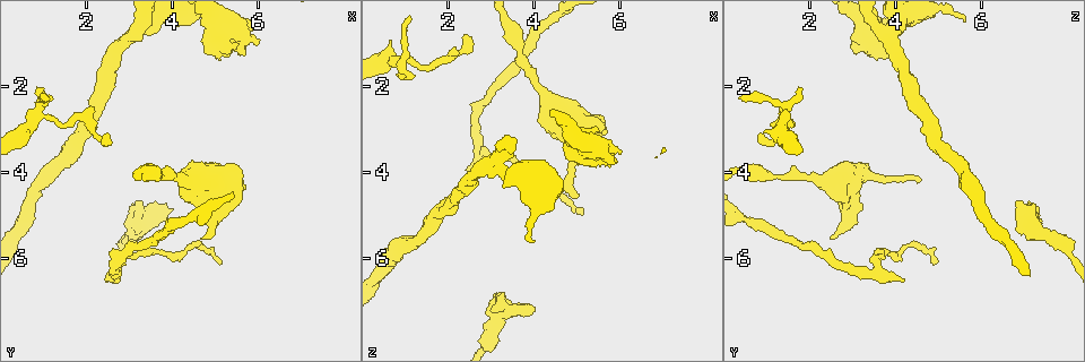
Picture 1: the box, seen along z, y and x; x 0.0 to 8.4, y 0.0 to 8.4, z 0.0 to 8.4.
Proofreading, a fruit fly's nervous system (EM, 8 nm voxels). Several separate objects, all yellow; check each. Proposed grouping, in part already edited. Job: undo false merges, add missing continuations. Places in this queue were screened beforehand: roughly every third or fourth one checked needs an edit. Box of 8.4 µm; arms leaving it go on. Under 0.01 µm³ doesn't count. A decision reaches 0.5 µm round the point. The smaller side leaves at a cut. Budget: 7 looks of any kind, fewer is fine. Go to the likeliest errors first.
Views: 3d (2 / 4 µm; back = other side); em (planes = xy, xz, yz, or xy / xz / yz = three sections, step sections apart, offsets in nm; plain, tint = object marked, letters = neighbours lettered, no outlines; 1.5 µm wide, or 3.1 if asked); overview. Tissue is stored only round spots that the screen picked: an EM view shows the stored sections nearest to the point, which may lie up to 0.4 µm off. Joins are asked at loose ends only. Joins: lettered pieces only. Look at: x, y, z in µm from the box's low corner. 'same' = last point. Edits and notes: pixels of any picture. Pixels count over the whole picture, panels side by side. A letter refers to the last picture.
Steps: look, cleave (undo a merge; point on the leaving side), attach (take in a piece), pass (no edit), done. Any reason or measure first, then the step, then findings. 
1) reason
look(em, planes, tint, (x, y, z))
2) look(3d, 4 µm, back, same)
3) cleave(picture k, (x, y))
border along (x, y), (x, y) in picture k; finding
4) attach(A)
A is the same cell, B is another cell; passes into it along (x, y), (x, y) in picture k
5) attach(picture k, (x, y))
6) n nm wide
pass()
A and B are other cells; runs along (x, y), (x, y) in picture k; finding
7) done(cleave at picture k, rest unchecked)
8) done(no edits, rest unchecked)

look(em, xy, step 8, tint, (2.45, 6.45, 4.20))

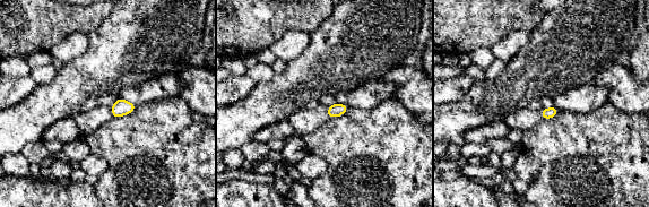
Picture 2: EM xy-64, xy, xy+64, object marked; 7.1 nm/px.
another direction
look(em, planes, letters, same)

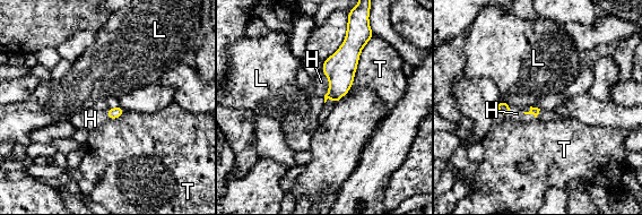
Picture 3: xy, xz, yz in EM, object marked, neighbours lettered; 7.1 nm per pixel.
T touches over 380 nm
attach(H)
H is the same cell, L and T are other cells; it goes on there

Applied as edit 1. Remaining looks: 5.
sharp bend
look(3d, 4 µm, (2.25, 3.10, 1.25))

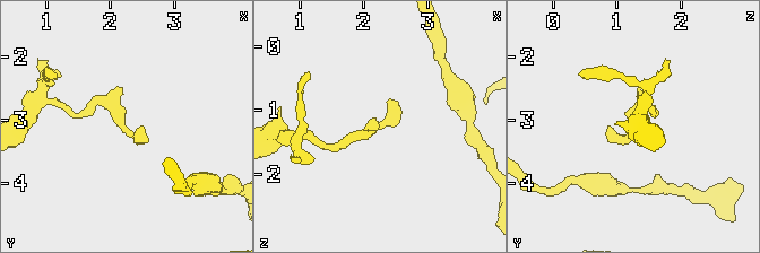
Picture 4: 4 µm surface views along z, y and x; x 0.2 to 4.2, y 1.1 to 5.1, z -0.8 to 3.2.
need the tissue
look(em, planes, letters, (2.25, 3.15, 1.25))

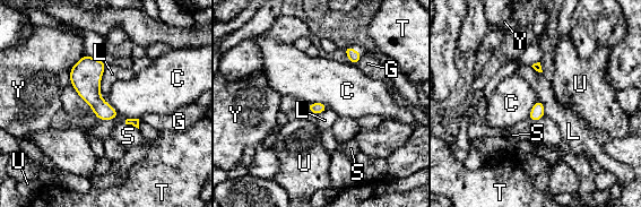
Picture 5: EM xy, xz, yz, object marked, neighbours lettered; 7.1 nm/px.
Y touches over 240 nm
pass()
C, G, L, S, T, U and Y are other cells; border along (106, 65), (100, 84), (100, 93) in picture 5; one neuron here

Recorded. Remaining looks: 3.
look(em, yz, step 8, tint, (4.90, 4.15, 3.75))

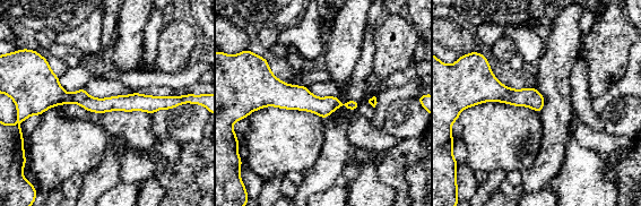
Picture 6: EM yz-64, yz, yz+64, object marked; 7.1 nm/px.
look(em, planes, letters, same)

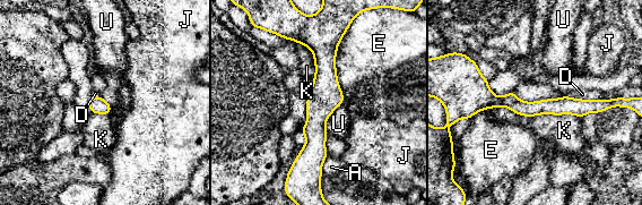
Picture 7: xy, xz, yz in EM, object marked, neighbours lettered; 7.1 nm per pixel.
pass()
A, D, E, J, K and U are other cells; runs along (468, 100), (604, 107) in picture 7; continuous, no second neuron

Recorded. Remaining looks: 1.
done(attach at picture 3, rest unchecked)

